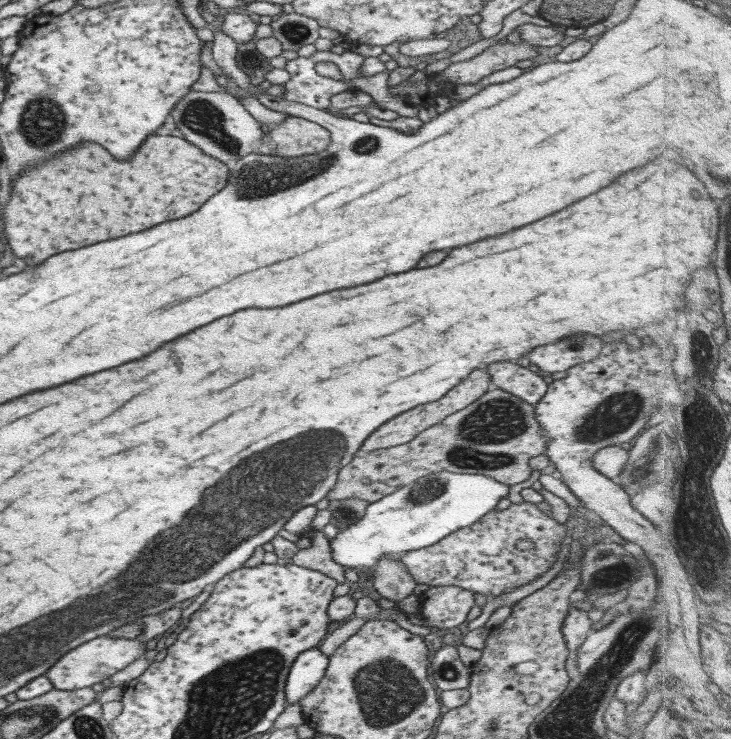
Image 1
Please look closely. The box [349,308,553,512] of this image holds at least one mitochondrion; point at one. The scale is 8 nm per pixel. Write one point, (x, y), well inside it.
(486, 438)

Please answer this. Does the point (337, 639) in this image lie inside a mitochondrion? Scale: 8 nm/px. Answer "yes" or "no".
no

